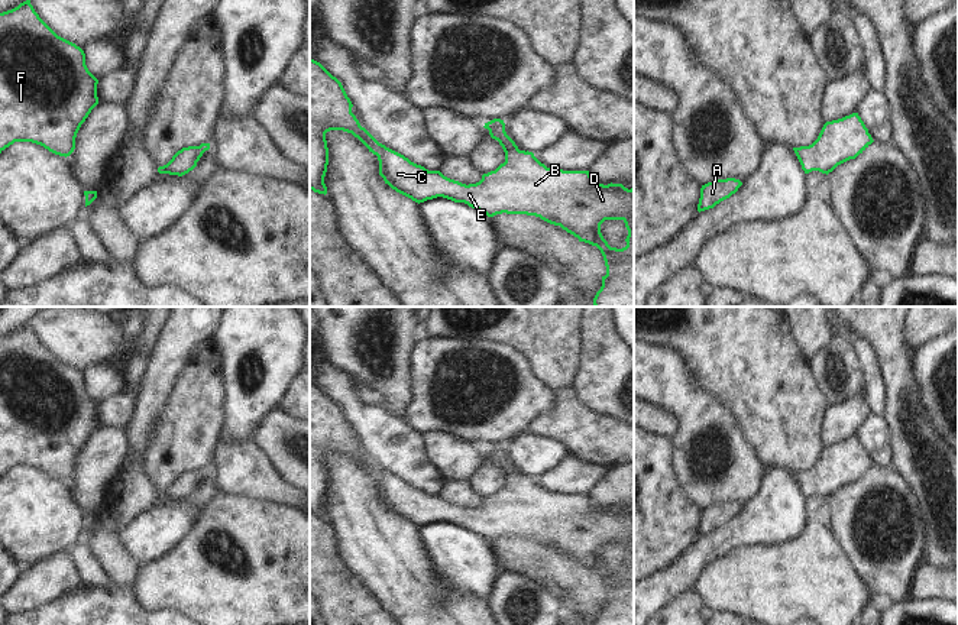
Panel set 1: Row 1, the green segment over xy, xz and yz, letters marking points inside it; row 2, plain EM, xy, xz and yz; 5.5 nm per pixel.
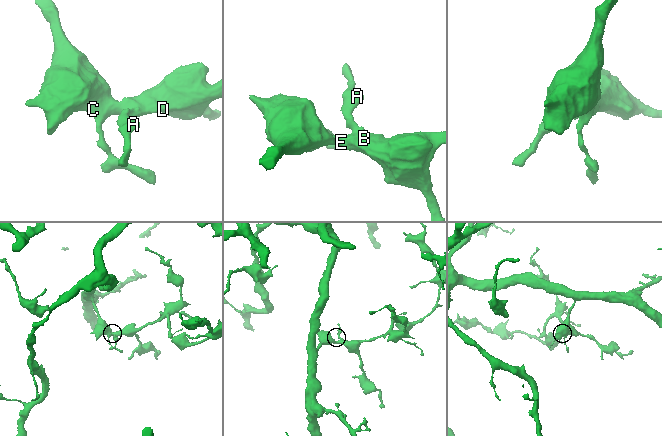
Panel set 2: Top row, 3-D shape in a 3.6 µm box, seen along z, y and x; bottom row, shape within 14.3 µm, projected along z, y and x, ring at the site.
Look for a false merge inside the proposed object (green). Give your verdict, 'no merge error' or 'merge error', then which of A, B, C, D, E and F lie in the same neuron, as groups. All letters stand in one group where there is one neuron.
no merge error; A B C D E F

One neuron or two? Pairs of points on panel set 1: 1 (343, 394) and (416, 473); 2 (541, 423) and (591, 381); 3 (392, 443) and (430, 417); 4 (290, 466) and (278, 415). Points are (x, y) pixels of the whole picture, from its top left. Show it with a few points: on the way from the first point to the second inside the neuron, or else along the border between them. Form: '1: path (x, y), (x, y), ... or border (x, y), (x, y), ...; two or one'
1: path (361, 414), (400, 453); one
2: border (569, 385), (583, 404), (604, 414); two
3: border (401, 417), (421, 434); two
4: path (287, 453), (281, 444), (278, 428); one

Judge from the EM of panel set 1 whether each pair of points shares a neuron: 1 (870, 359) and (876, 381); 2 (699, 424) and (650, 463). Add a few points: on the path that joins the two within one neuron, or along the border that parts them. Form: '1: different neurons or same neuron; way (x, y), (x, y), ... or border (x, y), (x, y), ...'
1: same neuron; way (870, 365), (873, 375)
2: different neurons; border (672, 437), (672, 463), (677, 479)

